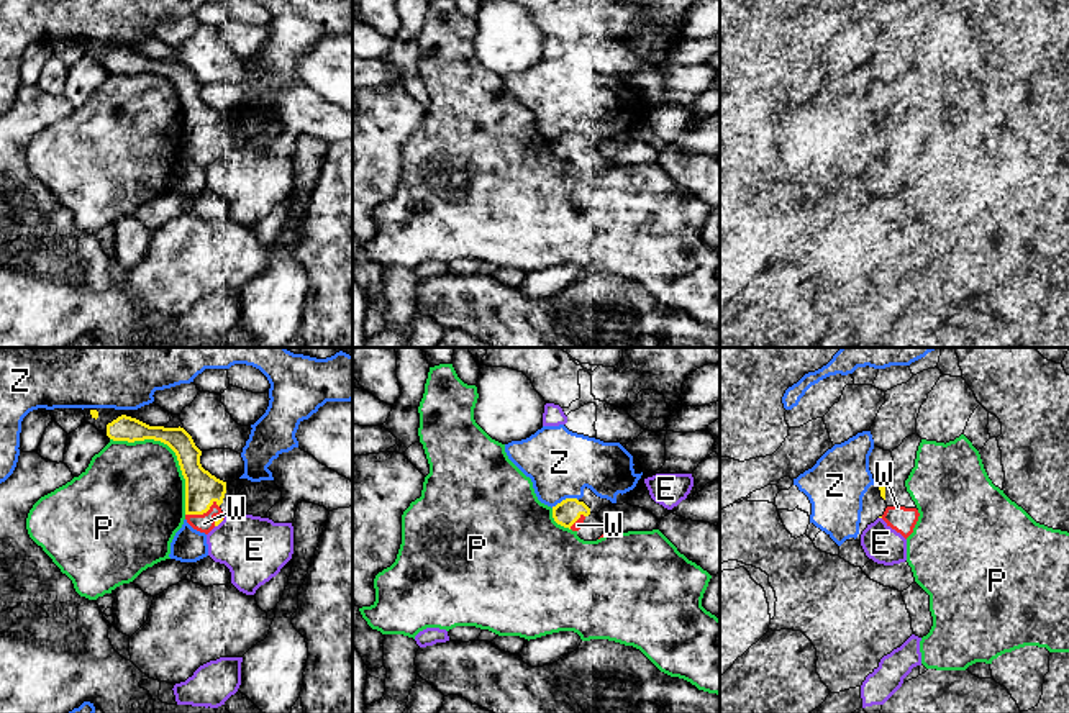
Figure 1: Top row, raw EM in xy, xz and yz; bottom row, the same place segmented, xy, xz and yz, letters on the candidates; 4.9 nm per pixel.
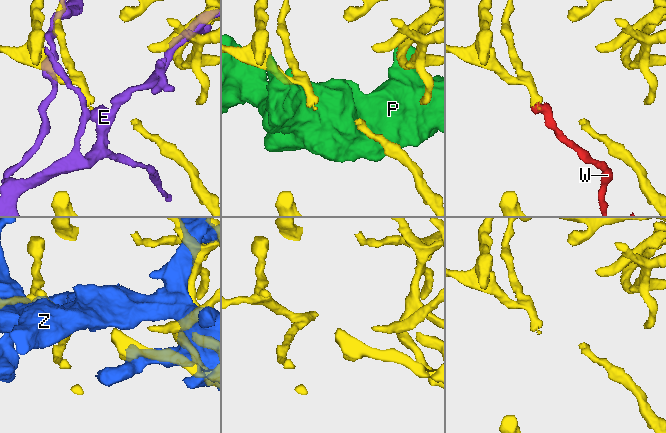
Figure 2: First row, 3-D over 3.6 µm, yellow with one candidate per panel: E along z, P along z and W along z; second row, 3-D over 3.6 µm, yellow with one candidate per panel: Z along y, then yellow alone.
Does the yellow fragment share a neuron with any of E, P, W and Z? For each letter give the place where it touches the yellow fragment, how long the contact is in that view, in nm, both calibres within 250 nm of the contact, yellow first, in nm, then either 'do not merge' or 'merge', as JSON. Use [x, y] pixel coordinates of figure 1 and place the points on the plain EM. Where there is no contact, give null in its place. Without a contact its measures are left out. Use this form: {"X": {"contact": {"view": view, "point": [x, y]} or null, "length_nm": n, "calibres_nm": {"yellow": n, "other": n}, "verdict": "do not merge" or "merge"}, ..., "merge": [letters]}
{"E": {"contact": {"view": "xy", "point": [218, 156]}, "length_nm": 60, "calibres_nm": {"yellow": 40, "other": 320}, "verdict": "do not merge"}, "P": {"contact": {"view": "xy", "point": [172, 82]}, "length_nm": 550, "calibres_nm": {"yellow": 170, "other": 460}, "verdict": "do not merge"}, "W": {"contact": {"view": "xy", "point": [202, 146]}, "length_nm": 180, "calibres_nm": {"yellow": 170, "other": 90}, "verdict": "merge"}, "Z": {"contact": {"view": "xz", "point": [566, 131]}, "length_nm": 140, "calibres_nm": {"yellow": 120, "other": 320}, "verdict": "do not merge"}, "merge": ["W"]}

